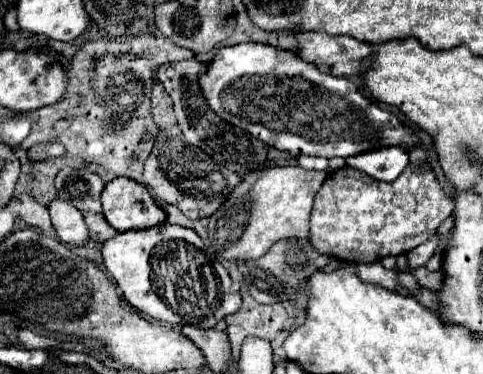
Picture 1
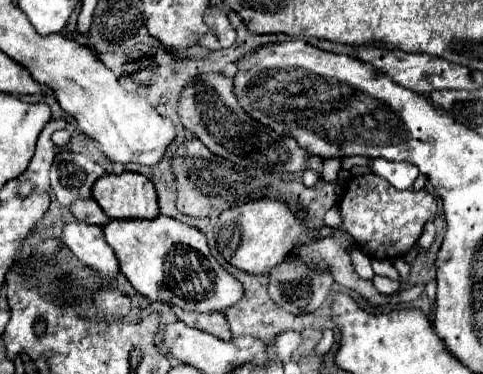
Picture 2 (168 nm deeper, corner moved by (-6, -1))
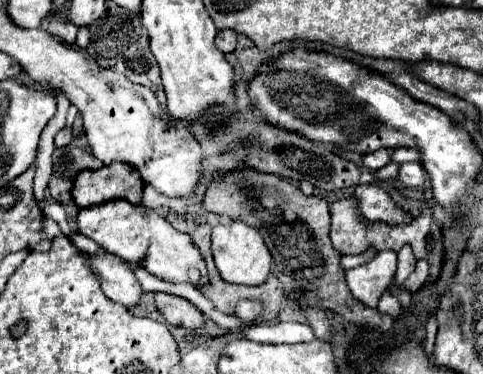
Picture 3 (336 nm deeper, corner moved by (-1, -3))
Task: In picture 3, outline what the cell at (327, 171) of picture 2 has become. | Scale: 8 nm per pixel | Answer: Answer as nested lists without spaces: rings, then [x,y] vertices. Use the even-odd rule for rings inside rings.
[[[381,148],[376,152],[364,155],[362,158],[362,163],[370,169],[380,169],[390,162],[390,157],[393,151],[393,148]]]

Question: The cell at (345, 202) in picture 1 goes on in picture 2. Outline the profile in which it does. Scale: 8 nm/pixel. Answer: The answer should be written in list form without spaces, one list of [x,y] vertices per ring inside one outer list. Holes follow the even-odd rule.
[[[377,174],[353,176],[347,180],[339,206],[343,214],[343,228],[359,242],[365,254],[379,260],[389,260],[409,252],[413,244],[417,244],[423,226],[437,216],[435,196],[427,194],[425,190],[415,192],[413,188],[391,188],[391,184]]]

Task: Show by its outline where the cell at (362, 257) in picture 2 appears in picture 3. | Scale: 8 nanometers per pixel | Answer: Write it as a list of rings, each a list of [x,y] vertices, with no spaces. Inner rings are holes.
[[[386,250],[380,252],[372,262],[348,270],[346,280],[350,292],[360,302],[376,308],[378,294],[382,294],[394,282],[394,274],[396,274],[396,254]]]

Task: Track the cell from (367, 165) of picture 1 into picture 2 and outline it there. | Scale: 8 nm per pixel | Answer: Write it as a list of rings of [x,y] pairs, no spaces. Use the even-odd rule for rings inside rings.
[[[373,160],[371,162],[371,172],[385,178],[387,182],[391,182],[391,186],[399,188],[399,190],[407,190],[413,186],[415,178],[419,176],[419,168],[415,168],[415,164],[411,162],[391,162],[391,160]]]

